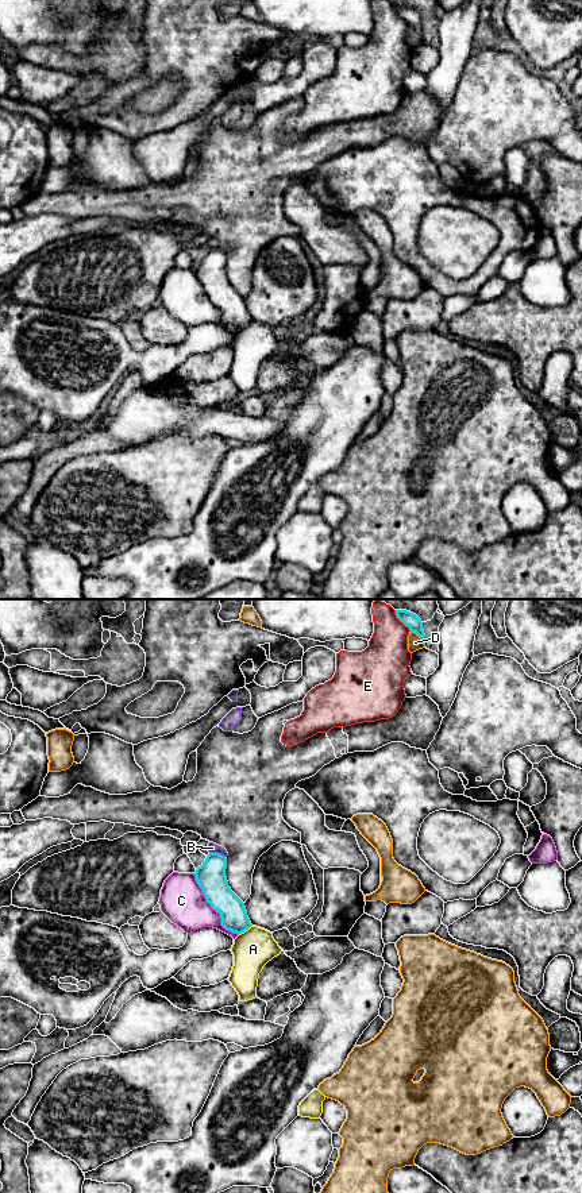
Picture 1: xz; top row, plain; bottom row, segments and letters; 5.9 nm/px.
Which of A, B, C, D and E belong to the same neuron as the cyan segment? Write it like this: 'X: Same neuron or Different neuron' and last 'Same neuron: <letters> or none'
A: Different neuron
B: Different neuron
C: Different neuron
D: Different neuron
E: Different neuron
Same neuron: none

